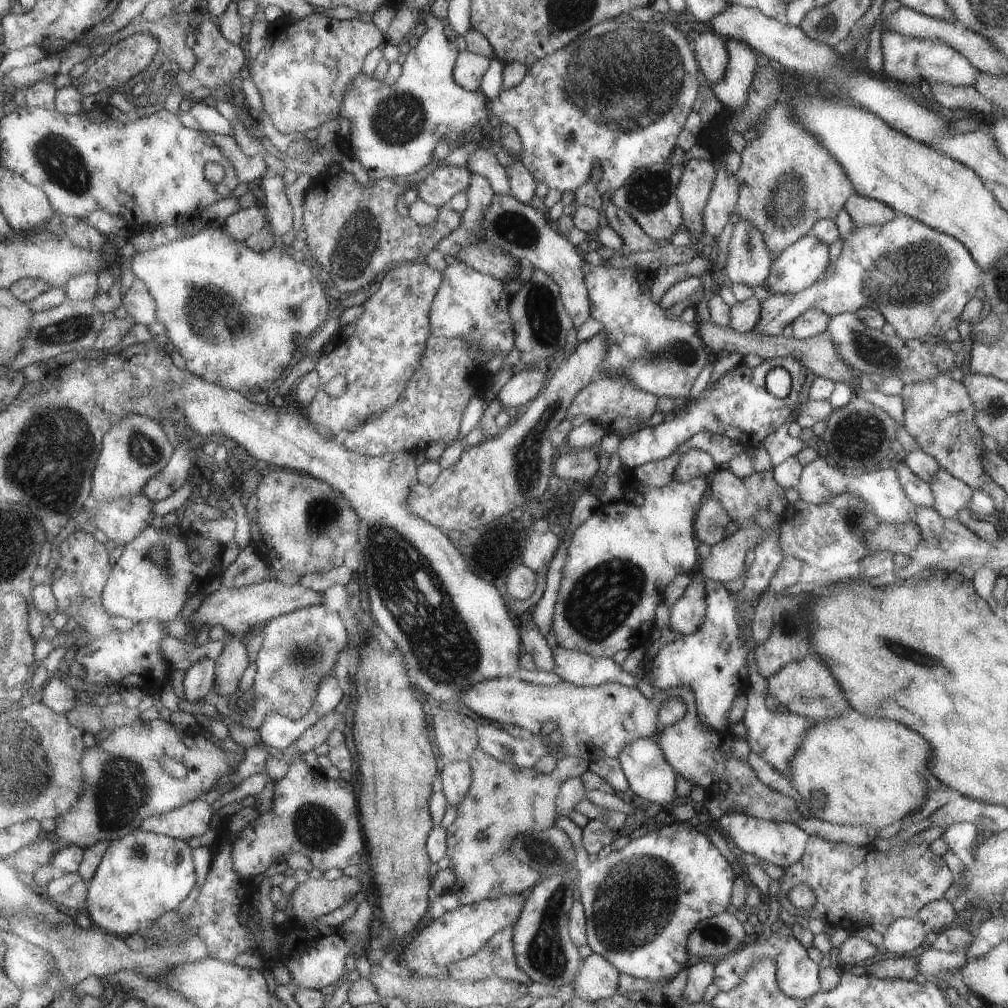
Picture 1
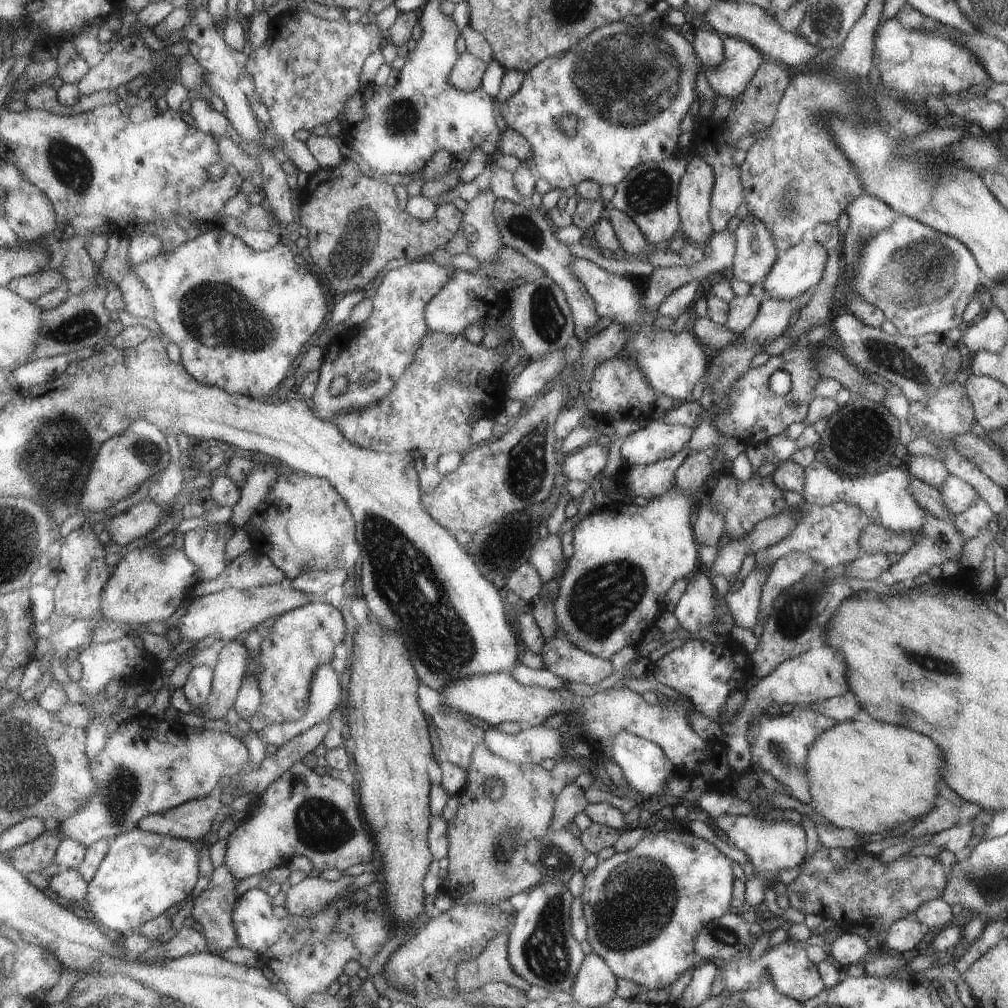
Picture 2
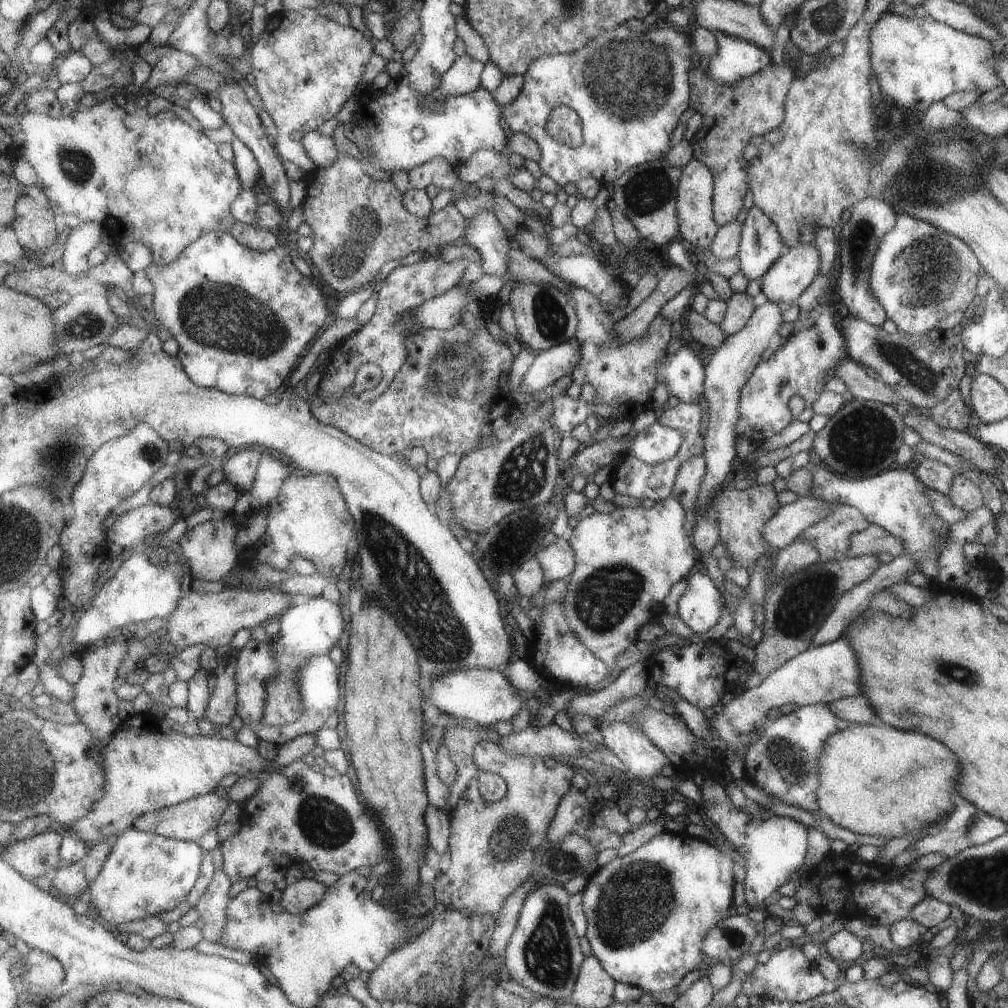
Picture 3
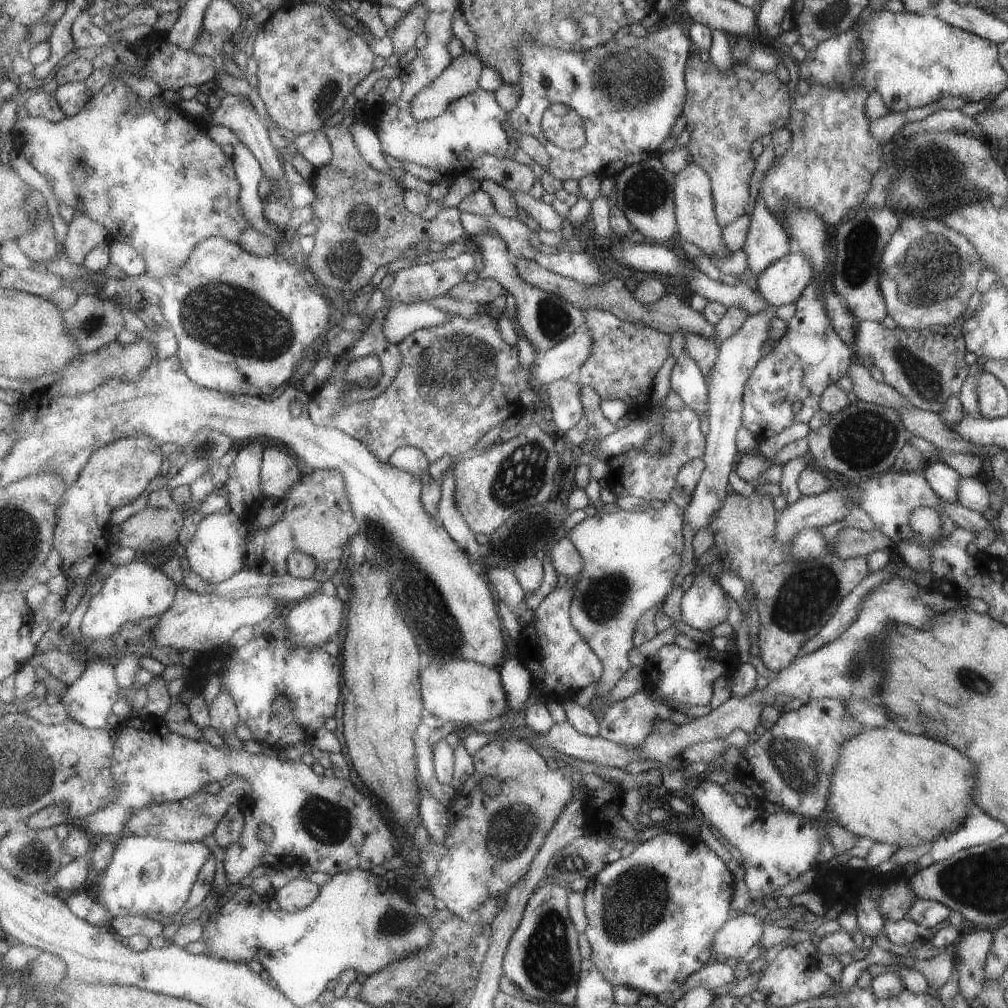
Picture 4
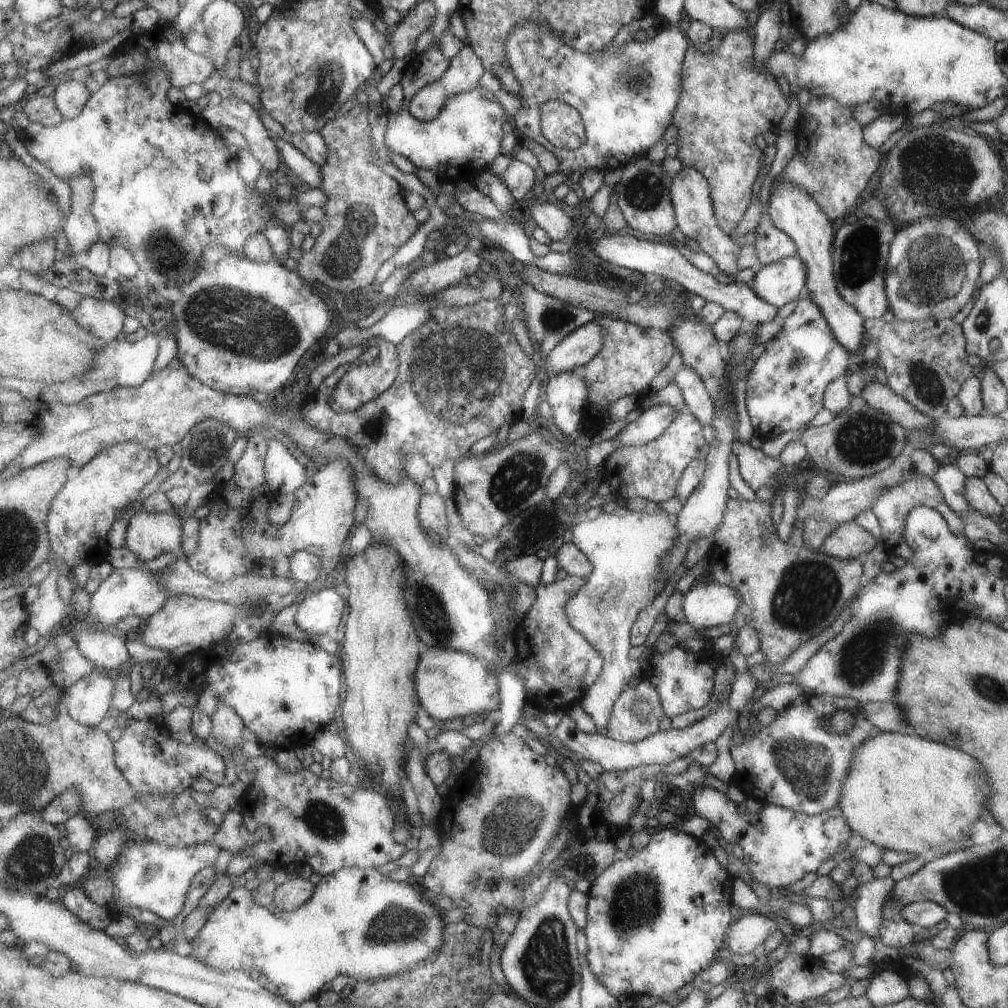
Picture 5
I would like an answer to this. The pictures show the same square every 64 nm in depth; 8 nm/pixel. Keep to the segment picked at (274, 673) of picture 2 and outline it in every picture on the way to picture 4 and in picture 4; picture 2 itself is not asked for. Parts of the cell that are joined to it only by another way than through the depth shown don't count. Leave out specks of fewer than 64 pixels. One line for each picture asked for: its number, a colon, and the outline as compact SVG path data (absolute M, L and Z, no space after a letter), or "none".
3: M317 596L313 600L309 600L307 604L301 606L293 606L287 612L283 612L277 620L279 626L279 638L275 638L273 642L273 650L275 650L275 658L279 662L279 674L275 678L271 678L271 698L269 698L269 708L265 710L265 724L269 726L287 726L297 722L303 716L303 698L301 698L301 690L297 684L299 678L299 670L315 656L323 656L329 654L329 650L335 646L335 642L345 634L345 618L341 616L341 604L327 600L323 596Z
4: M317 592L301 604L291 604L287 616L287 626L291 630L289 642L299 648L325 648L331 636L343 630L343 612L345 602L339 594L325 596L323 592Z

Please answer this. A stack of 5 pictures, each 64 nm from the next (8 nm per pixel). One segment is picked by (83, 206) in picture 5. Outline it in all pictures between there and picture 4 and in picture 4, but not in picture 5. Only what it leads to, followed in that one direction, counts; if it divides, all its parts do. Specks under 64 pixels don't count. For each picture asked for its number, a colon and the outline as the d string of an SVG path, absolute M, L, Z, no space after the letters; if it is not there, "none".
4: M83 202L77 204L73 220L67 226L69 226L69 232L67 232L63 250L71 256L71 262L79 266L83 266L83 262L89 258L89 254L97 246L101 246L103 242L109 242L107 238L109 230L85 212Z

